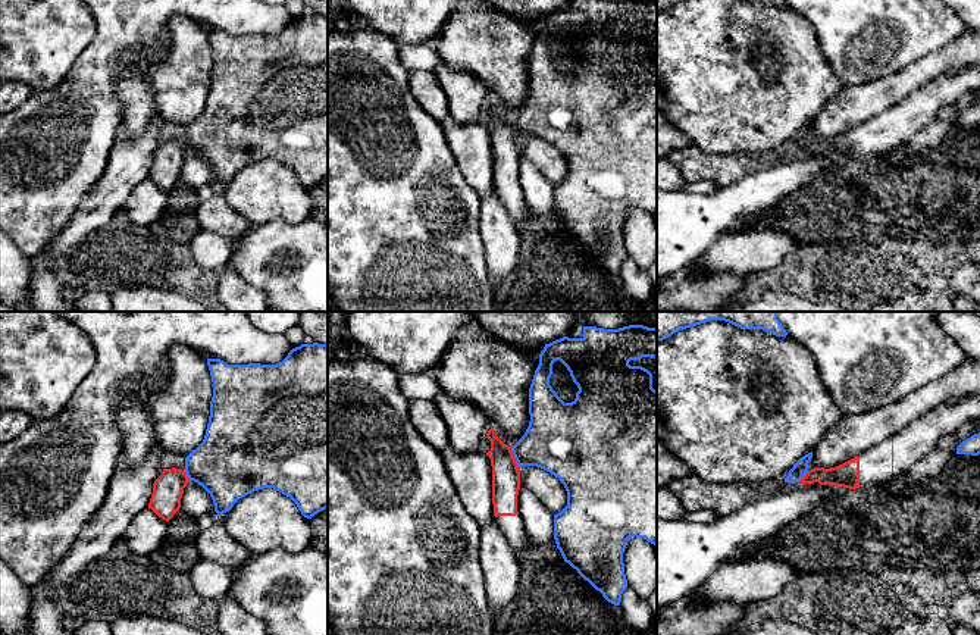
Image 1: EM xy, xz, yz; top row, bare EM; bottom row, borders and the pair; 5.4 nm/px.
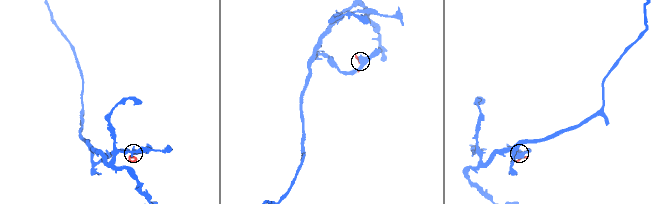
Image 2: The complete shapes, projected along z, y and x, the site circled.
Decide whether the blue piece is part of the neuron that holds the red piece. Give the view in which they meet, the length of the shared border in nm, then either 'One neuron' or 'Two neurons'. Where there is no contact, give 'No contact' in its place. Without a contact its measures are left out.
Touches red in xz. Shared border 130 nm. Two neurons

